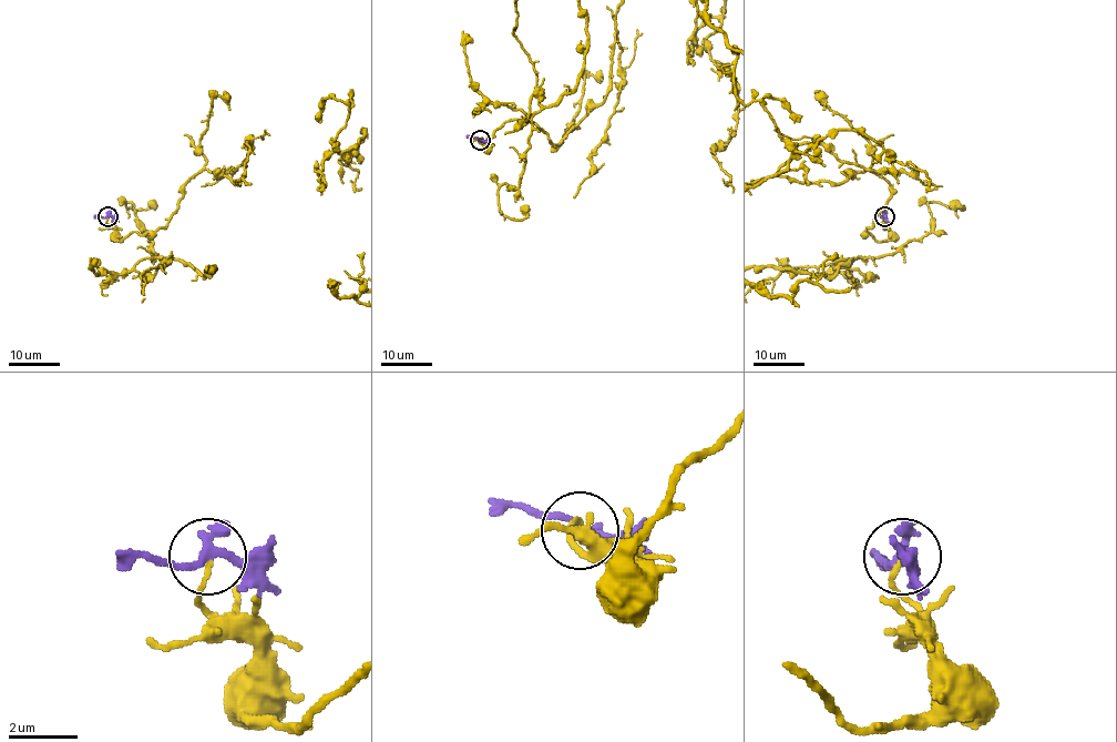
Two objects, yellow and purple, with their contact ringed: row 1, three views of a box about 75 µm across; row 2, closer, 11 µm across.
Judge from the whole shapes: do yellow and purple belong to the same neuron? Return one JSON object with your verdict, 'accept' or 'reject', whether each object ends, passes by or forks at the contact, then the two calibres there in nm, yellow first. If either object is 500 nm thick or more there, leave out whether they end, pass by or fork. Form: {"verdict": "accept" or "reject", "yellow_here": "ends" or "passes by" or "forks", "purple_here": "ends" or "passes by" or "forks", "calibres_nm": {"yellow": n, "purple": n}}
{"verdict": "reject", "yellow_here": "ends", "purple_here": "passes by", "calibres_nm": {"yellow": 150, "purple": 280}}

